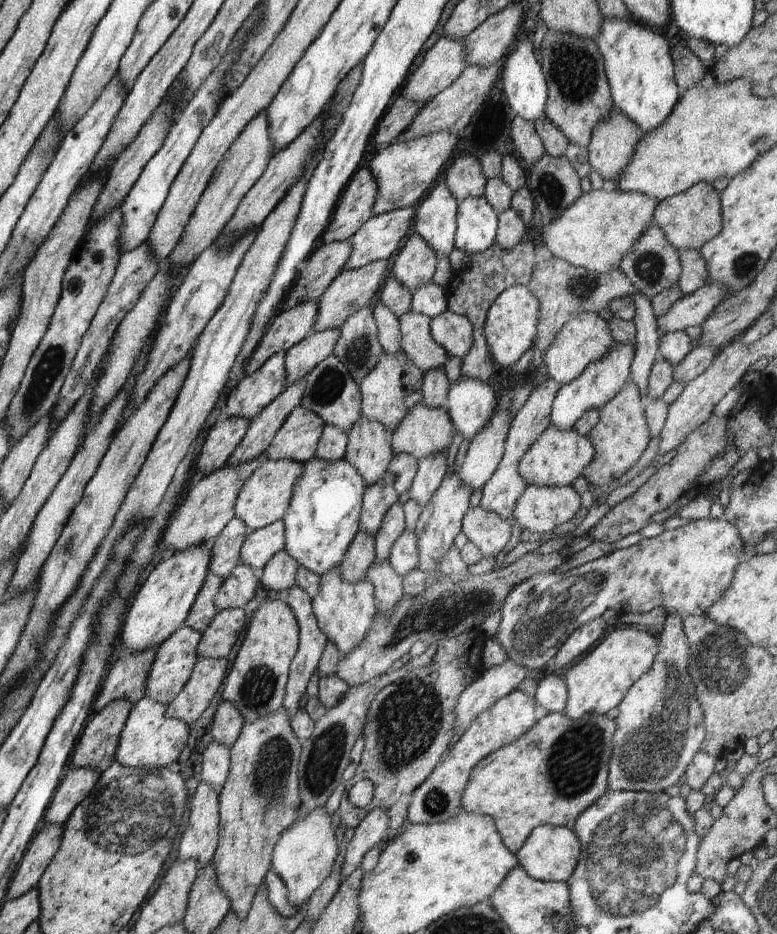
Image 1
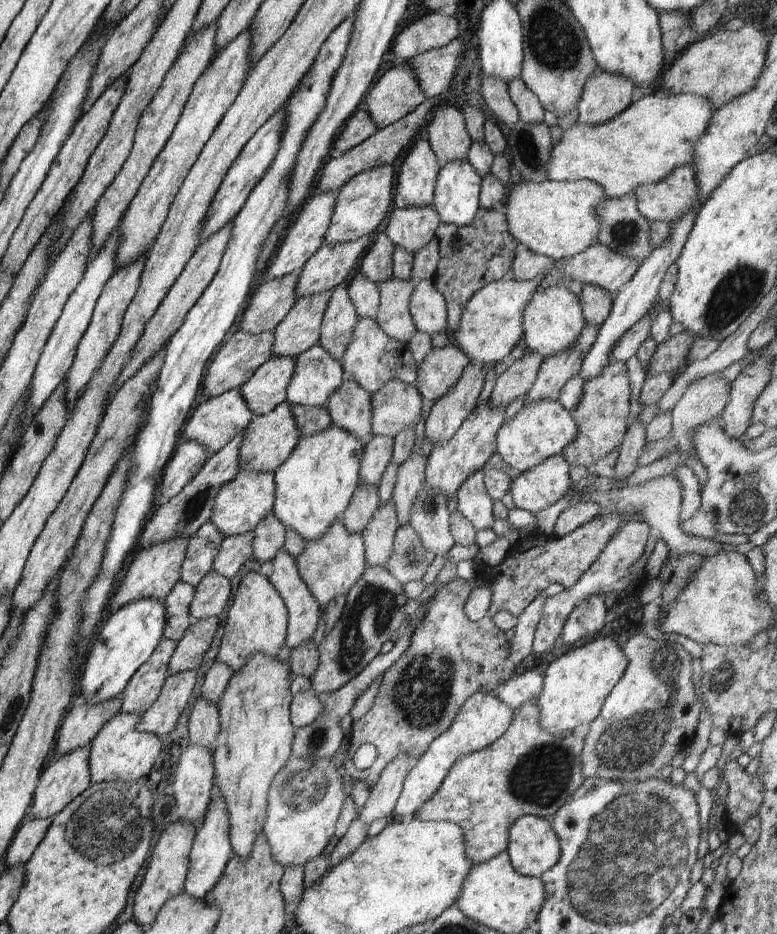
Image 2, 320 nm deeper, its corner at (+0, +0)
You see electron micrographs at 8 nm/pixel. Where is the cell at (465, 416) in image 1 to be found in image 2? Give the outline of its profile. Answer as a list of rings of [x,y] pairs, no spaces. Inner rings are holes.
[[[452,343],[441,348],[432,347],[417,366],[413,384],[422,398],[436,402],[457,384],[463,368],[470,362],[469,356]]]

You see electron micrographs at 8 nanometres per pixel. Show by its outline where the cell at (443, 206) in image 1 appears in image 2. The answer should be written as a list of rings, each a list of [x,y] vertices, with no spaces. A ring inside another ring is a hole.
[[[419,139],[408,150],[393,186],[394,207],[433,206],[439,160],[429,142]]]

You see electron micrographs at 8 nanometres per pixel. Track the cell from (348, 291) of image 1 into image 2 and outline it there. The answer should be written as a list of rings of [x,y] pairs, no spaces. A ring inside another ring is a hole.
[[[332,291],[300,297],[272,331],[274,357],[297,357],[319,342],[322,317]]]

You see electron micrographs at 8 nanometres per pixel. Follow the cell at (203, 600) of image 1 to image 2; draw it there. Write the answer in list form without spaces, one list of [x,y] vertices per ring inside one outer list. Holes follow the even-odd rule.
[[[178,581],[170,594],[162,601],[165,605],[166,626],[163,637],[178,642],[184,631],[196,620],[189,613],[189,606],[195,595],[195,588]]]

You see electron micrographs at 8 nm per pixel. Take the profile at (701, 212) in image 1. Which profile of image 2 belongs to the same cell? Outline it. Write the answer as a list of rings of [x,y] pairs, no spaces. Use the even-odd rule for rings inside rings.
[[[692,166],[676,167],[665,179],[655,183],[641,184],[633,193],[638,210],[649,221],[670,224],[680,219],[697,203],[697,182]]]

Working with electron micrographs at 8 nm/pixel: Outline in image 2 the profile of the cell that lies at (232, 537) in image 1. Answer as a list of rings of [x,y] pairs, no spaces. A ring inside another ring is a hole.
[[[210,521],[205,522],[188,538],[179,580],[196,588],[200,581],[212,571],[212,563],[224,540],[221,532]]]

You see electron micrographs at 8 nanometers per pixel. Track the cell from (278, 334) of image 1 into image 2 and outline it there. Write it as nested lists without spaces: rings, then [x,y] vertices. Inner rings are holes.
[[[235,327],[220,345],[220,350],[208,366],[204,376],[203,394],[206,398],[217,397],[222,393],[239,389],[268,359],[272,358],[274,335],[271,331],[251,335]]]

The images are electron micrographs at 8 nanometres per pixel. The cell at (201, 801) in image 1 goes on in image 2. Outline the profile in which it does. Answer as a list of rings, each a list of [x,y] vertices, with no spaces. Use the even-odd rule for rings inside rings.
[[[190,743],[184,749],[184,752],[181,752],[174,778],[172,794],[177,802],[175,817],[198,826],[205,815],[206,809],[209,808],[211,792],[213,787],[216,786],[212,752],[206,747]]]

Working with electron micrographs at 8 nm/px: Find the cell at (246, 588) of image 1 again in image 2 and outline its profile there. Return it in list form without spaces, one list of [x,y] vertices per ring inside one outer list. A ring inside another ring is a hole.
[[[210,571],[195,588],[195,595],[189,606],[194,620],[218,617],[230,602],[232,586],[225,576]]]

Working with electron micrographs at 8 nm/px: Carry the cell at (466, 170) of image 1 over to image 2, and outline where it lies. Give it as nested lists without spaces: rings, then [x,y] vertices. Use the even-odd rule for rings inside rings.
[[[438,104],[428,121],[427,141],[441,166],[451,160],[466,159],[472,140],[465,116],[454,105]]]

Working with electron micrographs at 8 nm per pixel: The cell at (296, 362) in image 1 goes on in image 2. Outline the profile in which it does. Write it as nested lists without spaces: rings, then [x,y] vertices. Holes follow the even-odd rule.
[[[295,357],[270,358],[239,388],[254,416],[286,402],[286,389],[294,371]]]

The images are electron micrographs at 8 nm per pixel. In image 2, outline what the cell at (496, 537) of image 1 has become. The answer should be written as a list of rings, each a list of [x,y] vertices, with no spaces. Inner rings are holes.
[[[483,471],[474,472],[461,484],[455,494],[457,509],[476,530],[492,528],[496,502],[485,487]]]

